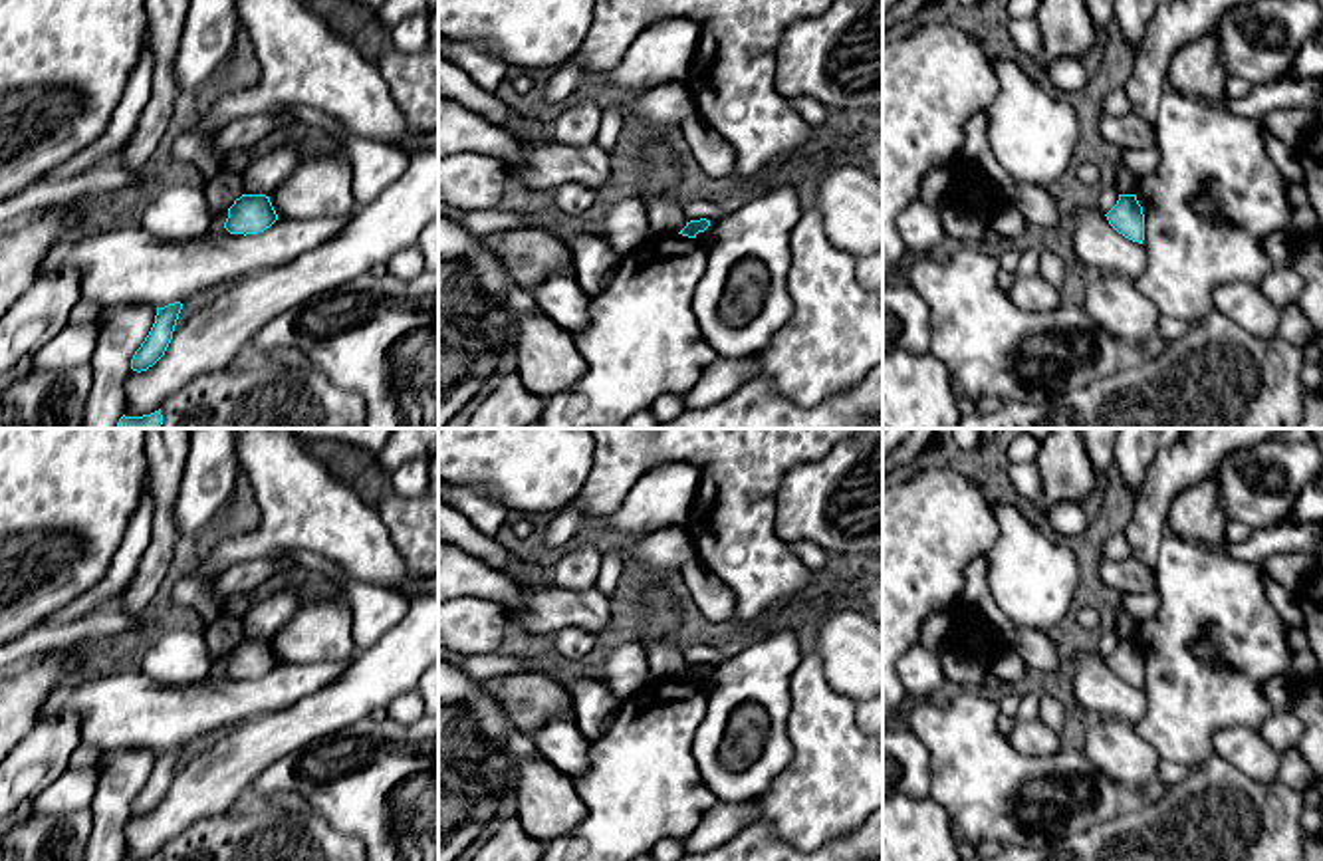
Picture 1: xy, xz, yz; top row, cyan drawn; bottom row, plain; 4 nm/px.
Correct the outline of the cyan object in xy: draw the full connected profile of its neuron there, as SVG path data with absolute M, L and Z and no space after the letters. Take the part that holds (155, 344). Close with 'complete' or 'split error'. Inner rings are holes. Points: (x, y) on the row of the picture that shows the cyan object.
M180 302L169 304L165 308L157 308L155 323L131 359L133 371L137 373L147 371L165 355L173 339L173 331L180 309L182 309Z; complete

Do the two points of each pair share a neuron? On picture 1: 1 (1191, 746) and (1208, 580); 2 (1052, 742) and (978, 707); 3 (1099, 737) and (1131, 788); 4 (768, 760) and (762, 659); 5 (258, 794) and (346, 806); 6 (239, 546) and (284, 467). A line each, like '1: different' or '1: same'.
1: same
2: different
3: same
4: same
5: same
6: same

